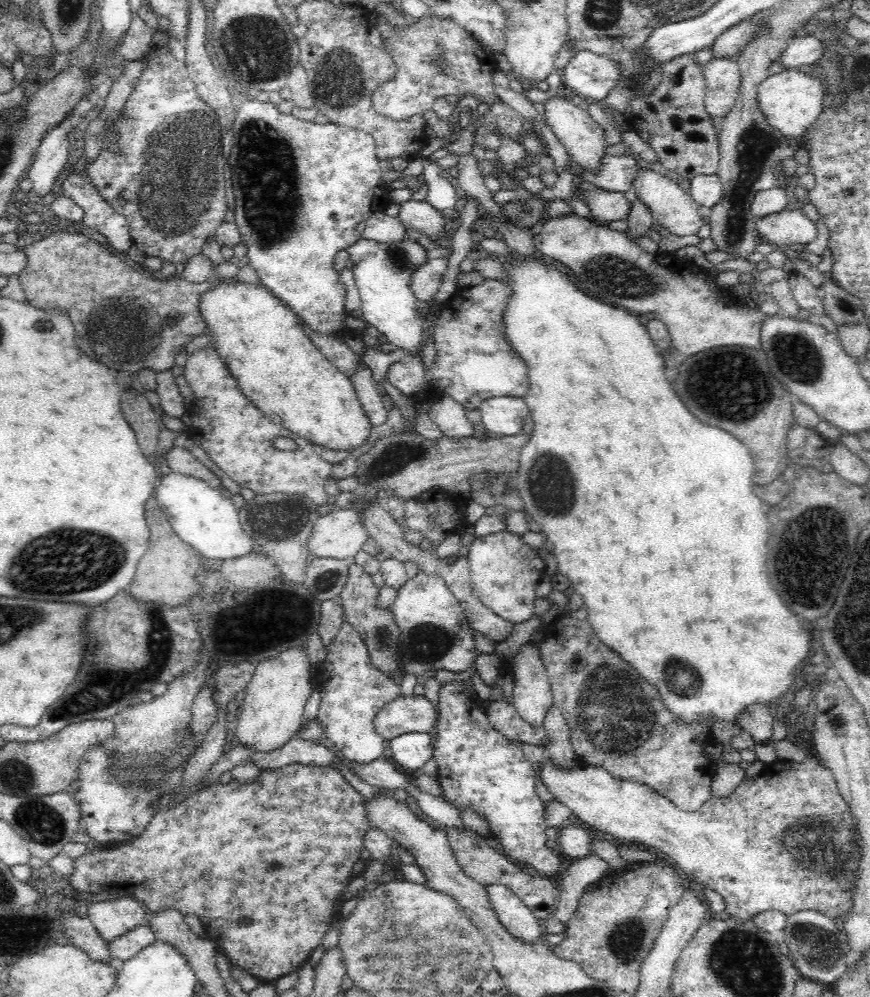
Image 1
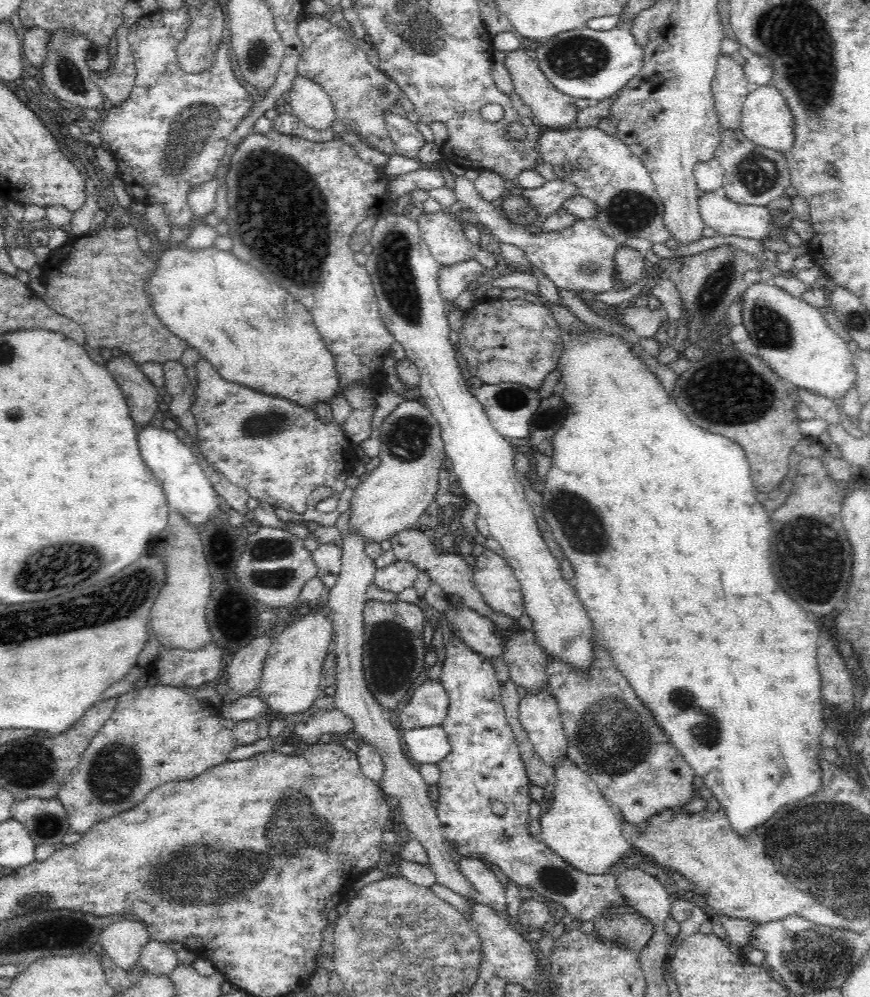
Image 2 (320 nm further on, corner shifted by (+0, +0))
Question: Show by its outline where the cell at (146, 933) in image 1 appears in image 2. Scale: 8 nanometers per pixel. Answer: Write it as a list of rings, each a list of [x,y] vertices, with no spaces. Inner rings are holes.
[[[151,940],[141,950],[139,963],[155,976],[170,976],[180,961],[169,943]]]

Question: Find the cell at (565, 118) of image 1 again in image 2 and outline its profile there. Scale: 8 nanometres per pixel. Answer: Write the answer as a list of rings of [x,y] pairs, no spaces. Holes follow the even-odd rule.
[[[518,48],[513,51],[508,51],[505,54],[504,62],[507,71],[511,74],[511,80],[516,94],[519,94],[523,103],[530,108],[533,114],[533,121],[541,129],[564,129],[574,123],[579,113],[576,109],[576,100],[556,90],[556,87],[541,72],[536,61],[527,55],[524,49]]]

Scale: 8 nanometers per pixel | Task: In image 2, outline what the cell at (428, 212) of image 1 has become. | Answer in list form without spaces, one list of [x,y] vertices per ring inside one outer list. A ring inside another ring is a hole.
[[[448,209],[436,211],[427,216],[420,215],[417,222],[424,243],[442,267],[476,260],[482,263],[489,272],[494,271],[493,255],[468,241],[465,232],[461,230],[461,224],[457,222],[455,216],[451,216]]]

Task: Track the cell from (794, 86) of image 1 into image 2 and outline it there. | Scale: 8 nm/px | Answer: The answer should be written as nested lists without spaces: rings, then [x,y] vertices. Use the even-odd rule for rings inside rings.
[[[771,83],[759,86],[758,89],[748,93],[743,104],[739,128],[752,143],[783,154],[788,152],[794,142],[792,113],[784,103],[784,97],[780,95],[780,91]]]

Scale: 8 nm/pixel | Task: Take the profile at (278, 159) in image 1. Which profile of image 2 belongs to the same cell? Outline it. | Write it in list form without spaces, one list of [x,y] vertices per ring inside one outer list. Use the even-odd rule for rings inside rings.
[[[271,130],[264,135],[250,133],[237,146],[235,154],[232,156],[229,169],[227,171],[227,201],[229,204],[228,217],[225,219],[228,224],[227,235],[232,239],[231,253],[244,263],[253,266],[268,282],[284,288],[294,299],[296,299],[309,313],[322,335],[323,341],[328,351],[334,358],[335,367],[338,373],[338,385],[340,390],[347,389],[350,385],[366,385],[370,393],[376,395],[386,389],[386,377],[383,371],[384,358],[390,356],[391,344],[395,341],[393,334],[386,328],[381,319],[380,309],[376,297],[376,292],[372,283],[372,278],[365,265],[360,265],[355,260],[354,250],[350,242],[355,229],[366,219],[380,216],[386,209],[387,196],[386,184],[389,179],[385,173],[372,165],[362,161],[356,152],[342,139],[333,138],[328,142],[312,142],[304,138],[292,135],[280,134],[278,131]]]

